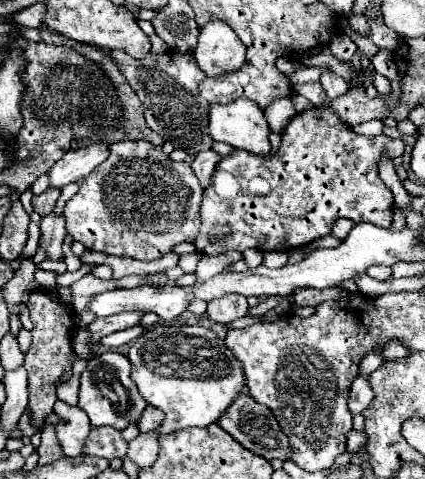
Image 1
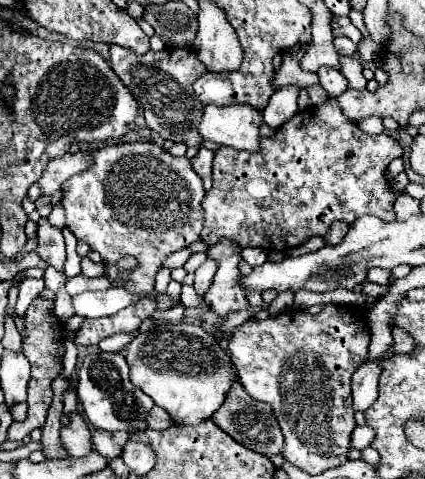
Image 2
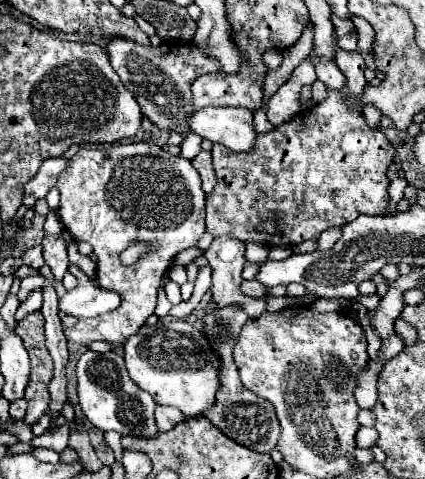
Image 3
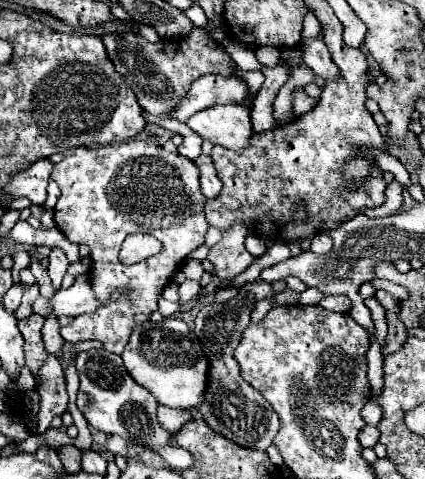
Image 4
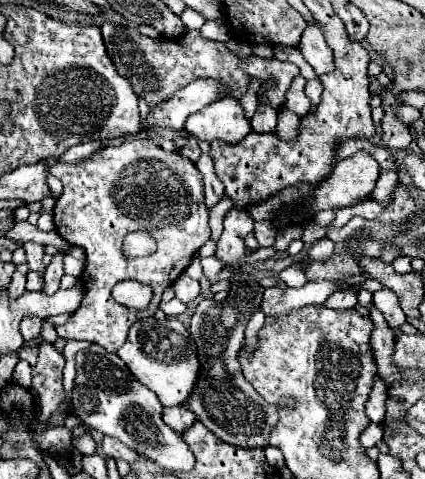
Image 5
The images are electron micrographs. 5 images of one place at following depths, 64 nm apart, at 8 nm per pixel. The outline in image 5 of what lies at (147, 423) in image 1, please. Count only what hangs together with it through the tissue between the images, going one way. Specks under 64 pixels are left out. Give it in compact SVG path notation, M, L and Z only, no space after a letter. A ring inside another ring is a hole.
M172 406L172 408L164 408L162 412L164 422L176 430L176 432L186 432L186 428L190 428L196 422L196 416L186 408L186 406Z

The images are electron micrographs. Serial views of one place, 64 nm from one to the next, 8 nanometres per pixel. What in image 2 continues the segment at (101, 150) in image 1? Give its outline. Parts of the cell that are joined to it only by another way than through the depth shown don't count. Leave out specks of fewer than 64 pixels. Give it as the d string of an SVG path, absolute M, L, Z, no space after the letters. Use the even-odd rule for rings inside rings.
M76 152L76 154L66 154L62 158L56 158L56 160L50 160L48 166L44 168L40 180L36 182L38 188L42 190L42 196L50 196L52 192L60 190L60 184L76 174L76 172L82 172L82 168L86 168L90 164L90 158L86 152Z

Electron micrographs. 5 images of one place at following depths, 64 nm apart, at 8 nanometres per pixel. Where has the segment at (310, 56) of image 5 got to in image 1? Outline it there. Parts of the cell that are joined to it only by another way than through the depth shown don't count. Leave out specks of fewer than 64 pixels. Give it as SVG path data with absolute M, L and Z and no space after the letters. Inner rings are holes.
M324 70L324 72L322 72L320 84L322 84L322 88L326 90L326 94L328 94L330 100L342 96L342 94L348 90L348 86L350 86L342 76L338 76L338 74L330 72L330 70Z

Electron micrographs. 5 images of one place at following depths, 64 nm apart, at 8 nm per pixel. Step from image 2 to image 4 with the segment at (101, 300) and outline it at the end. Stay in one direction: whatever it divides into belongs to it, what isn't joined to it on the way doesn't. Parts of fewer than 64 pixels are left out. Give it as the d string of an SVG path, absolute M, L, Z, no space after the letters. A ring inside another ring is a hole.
M78 276L76 282L68 290L60 288L52 298L38 296L32 302L32 312L40 314L44 318L50 314L74 318L78 314L92 312L94 308L96 308L96 300L92 296L92 288L90 288L86 276Z

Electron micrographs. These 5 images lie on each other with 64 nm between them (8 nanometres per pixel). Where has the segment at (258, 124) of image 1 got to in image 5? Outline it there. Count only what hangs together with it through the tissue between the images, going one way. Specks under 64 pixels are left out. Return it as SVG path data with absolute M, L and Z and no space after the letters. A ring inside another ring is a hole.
M224 96L188 116L186 132L206 142L224 140L228 144L236 144L236 140L242 140L250 132L250 122L244 118L240 102Z

